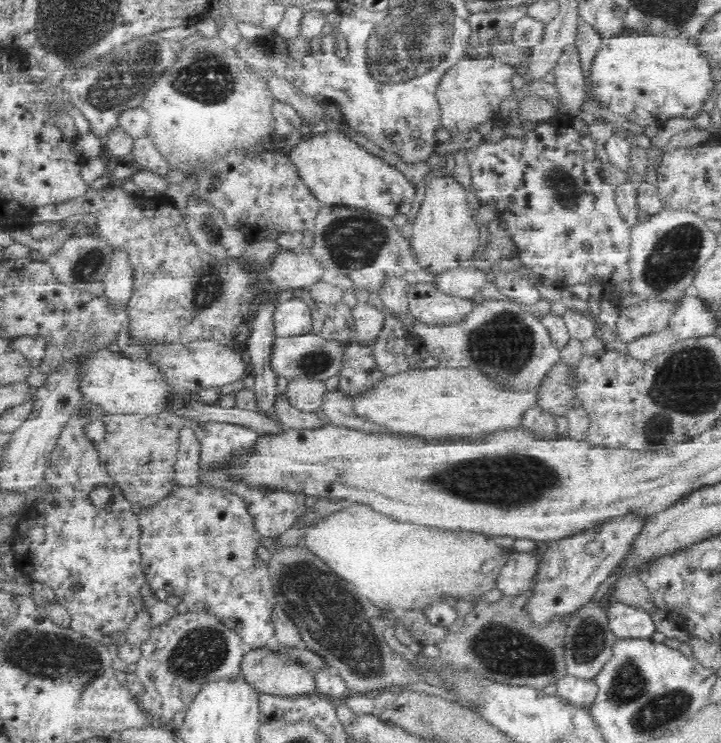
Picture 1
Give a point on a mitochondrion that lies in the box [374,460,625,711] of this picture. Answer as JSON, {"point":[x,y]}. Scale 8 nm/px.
{"point":[505,652]}

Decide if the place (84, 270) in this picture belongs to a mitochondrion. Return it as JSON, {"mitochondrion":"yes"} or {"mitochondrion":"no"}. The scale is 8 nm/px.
{"mitochondrion":"yes"}

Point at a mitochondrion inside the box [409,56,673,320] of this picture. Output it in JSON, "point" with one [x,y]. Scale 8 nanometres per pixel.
{"point":[560,183]}

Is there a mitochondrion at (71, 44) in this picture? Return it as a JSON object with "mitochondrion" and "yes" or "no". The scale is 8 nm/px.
{"mitochondrion":"yes"}

